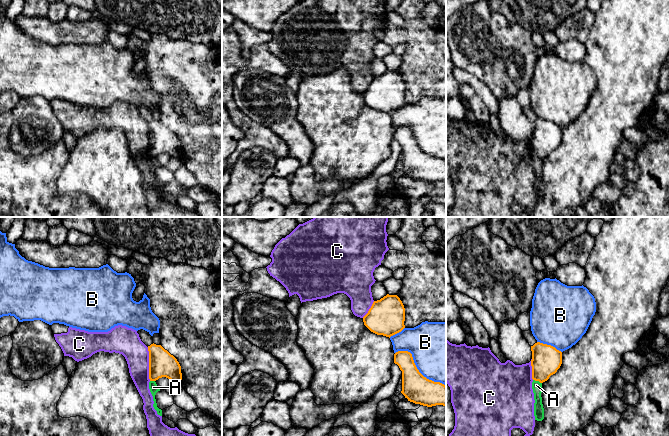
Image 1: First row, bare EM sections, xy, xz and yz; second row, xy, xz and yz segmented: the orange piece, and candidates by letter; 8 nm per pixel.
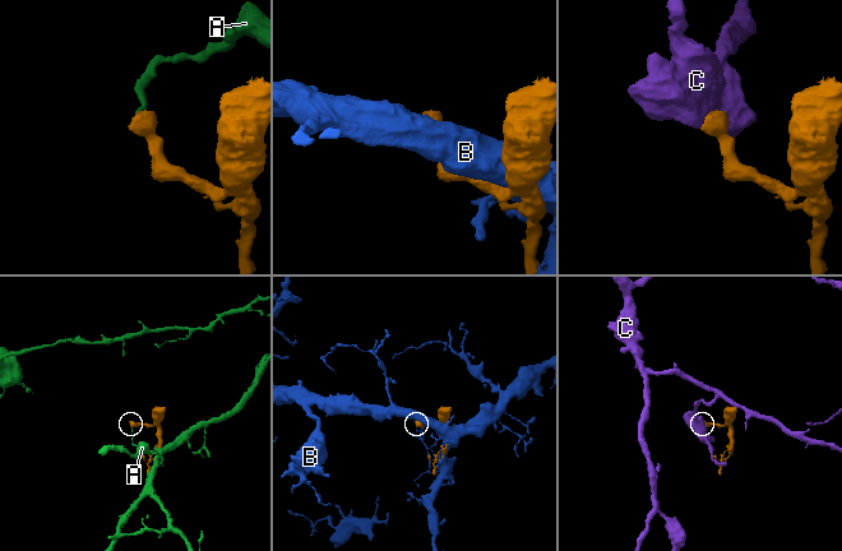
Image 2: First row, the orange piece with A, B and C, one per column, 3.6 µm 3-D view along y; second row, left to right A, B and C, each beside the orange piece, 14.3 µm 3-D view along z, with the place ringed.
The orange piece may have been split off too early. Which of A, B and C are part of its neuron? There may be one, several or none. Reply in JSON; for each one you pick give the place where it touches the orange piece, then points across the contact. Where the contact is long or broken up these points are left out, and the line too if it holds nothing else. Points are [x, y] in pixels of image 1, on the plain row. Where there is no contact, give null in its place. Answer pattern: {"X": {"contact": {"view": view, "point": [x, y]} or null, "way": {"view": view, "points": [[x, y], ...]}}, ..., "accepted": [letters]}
{"accepted": []}

